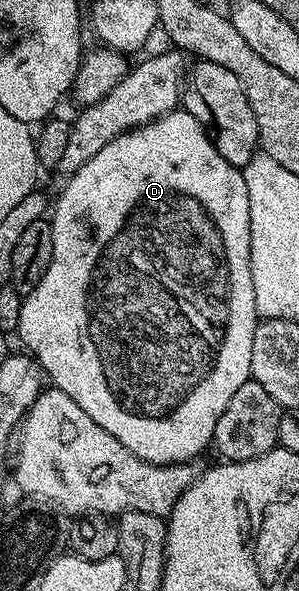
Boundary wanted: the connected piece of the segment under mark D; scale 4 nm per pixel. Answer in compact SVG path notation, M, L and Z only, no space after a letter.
M174 110L168 116L163 116L151 124L144 124L141 128L135 128L124 136L114 138L107 146L103 146L103 150L99 150L99 154L92 156L70 180L64 181L62 188L65 189L62 190L57 205L54 208L52 205L51 208L53 226L51 266L47 266L47 274L43 274L43 282L39 282L39 286L35 286L35 290L31 290L31 294L23 297L16 335L21 336L22 342L29 347L26 348L28 355L37 361L42 373L48 379L49 376L53 379L50 380L52 387L58 388L63 394L67 394L67 398L74 400L83 410L83 414L87 414L87 418L91 418L91 422L103 426L103 430L107 430L107 434L111 434L111 438L119 438L119 442L123 442L123 446L127 446L127 450L131 450L131 454L135 454L152 464L188 464L196 461L196 456L205 447L208 449L212 445L215 422L219 422L219 414L223 414L223 410L227 410L227 402L231 402L235 390L239 390L239 386L243 386L243 382L251 379L251 342L255 338L259 317L255 306L255 286L251 282L251 266L249 265L251 262L251 214L249 213L247 186L242 169L231 166L222 158L219 150L215 150L215 146L209 140L205 127L191 113L184 110Z

